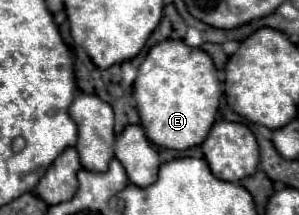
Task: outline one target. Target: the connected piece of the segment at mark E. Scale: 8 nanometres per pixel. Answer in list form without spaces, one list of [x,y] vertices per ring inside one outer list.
[[[163,40],[155,44],[139,66],[133,98],[141,116],[141,126],[155,146],[187,150],[199,146],[215,122],[221,88],[211,56],[199,48],[189,48],[183,40]]]

